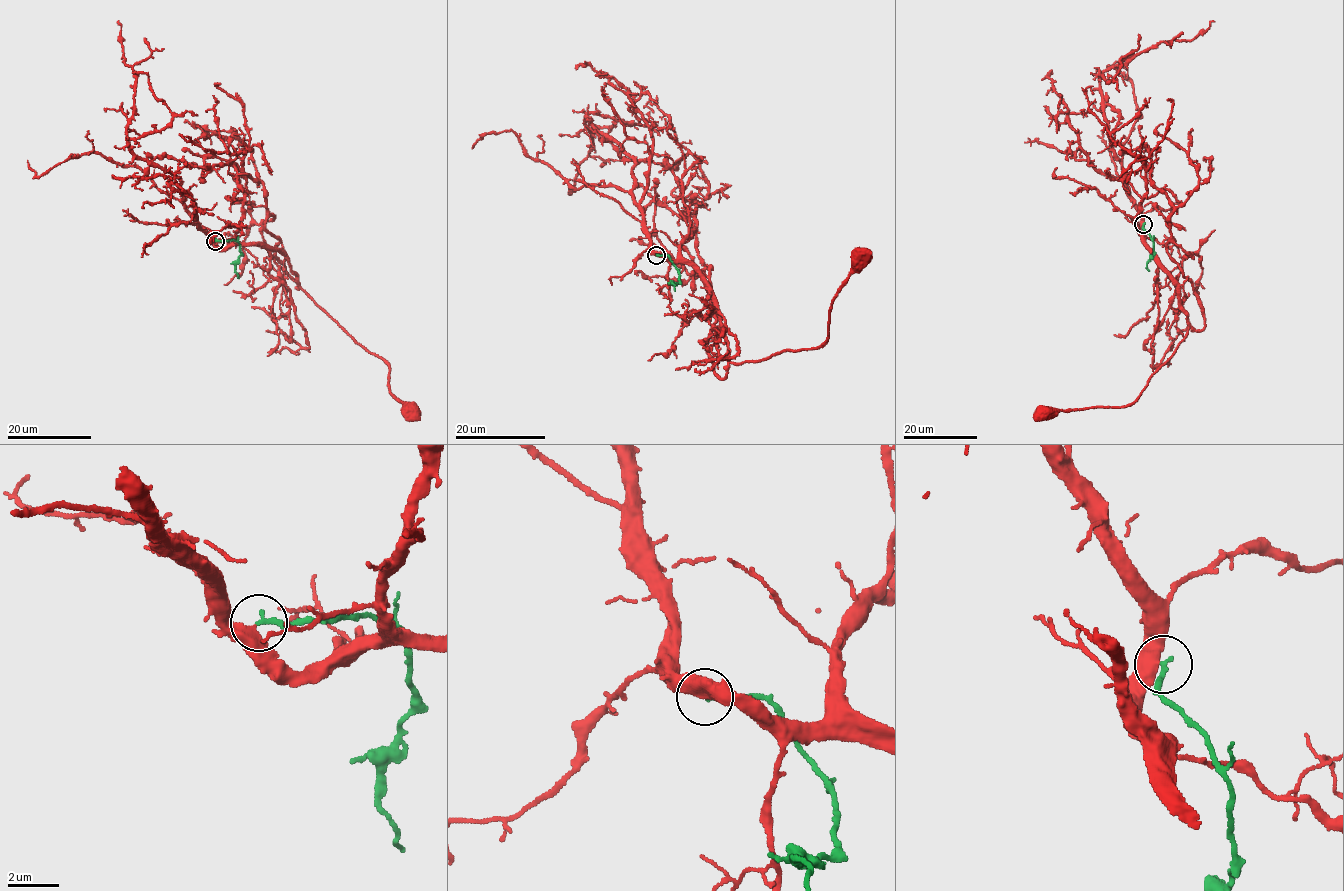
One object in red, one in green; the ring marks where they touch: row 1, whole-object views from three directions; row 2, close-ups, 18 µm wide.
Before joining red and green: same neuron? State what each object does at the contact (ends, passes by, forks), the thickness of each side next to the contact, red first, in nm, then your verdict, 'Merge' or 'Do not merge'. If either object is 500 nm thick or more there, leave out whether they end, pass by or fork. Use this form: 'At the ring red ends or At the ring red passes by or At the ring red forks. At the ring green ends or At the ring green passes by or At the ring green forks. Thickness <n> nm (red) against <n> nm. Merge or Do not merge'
At the ring red passes by. At the ring green ends. Thickness 420 nm (red) against 200 nm. Do not merge

